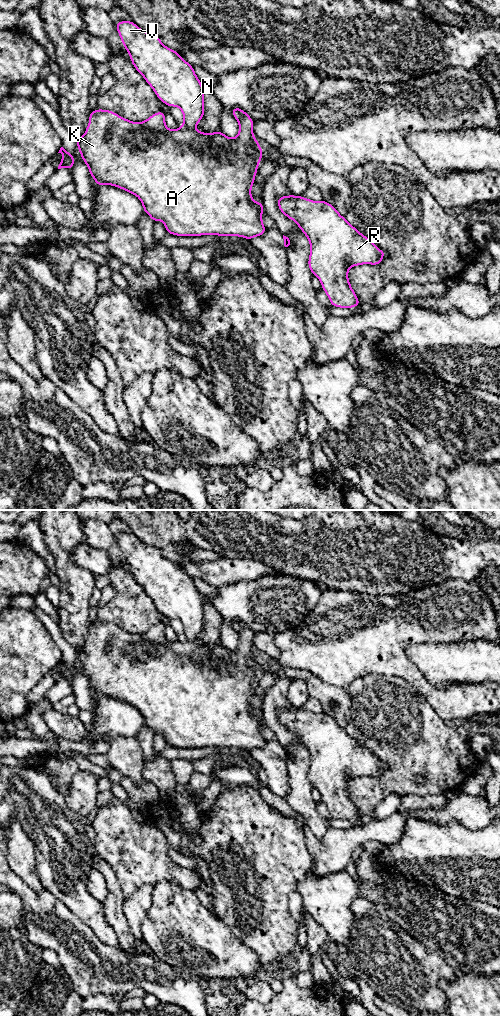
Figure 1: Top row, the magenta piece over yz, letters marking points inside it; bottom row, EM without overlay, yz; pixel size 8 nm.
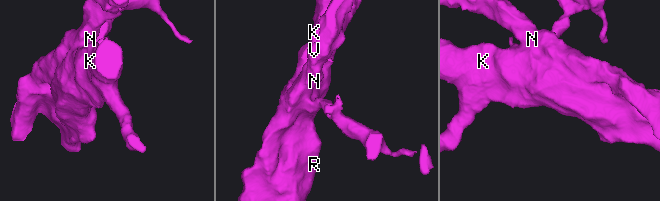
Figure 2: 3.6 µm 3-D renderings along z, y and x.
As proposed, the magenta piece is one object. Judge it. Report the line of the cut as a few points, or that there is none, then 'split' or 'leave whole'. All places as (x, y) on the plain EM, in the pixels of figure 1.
yz (182, 636), (193, 640) | split

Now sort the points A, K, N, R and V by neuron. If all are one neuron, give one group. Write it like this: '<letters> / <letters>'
A K R / N V

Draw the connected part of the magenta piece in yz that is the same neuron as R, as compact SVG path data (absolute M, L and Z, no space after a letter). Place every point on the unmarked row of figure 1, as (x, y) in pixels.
M281 708L279 722L298 736L310 755L308 779L320 792L333 819L361 818L350 797L348 782L363 776L379 777L387 765L361 746L336 720L324 712Z

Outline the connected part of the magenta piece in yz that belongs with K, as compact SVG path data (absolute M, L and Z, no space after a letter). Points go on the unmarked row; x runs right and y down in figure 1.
M238 619L232 620L231 624L233 628L236 624L241 627L236 650L228 650L222 643L203 645L183 636L177 642L168 641L163 623L152 626L144 634L132 634L113 623L97 621L89 626L85 646L76 651L76 655L97 699L111 697L134 706L153 735L158 732L164 734L168 746L238 748L251 752L266 744L262 734L263 715L255 714L251 707L258 677L264 666L253 646L252 630Z

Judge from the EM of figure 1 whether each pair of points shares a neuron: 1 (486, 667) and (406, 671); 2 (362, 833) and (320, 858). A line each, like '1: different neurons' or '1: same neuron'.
1: different neurons
2: same neuron

